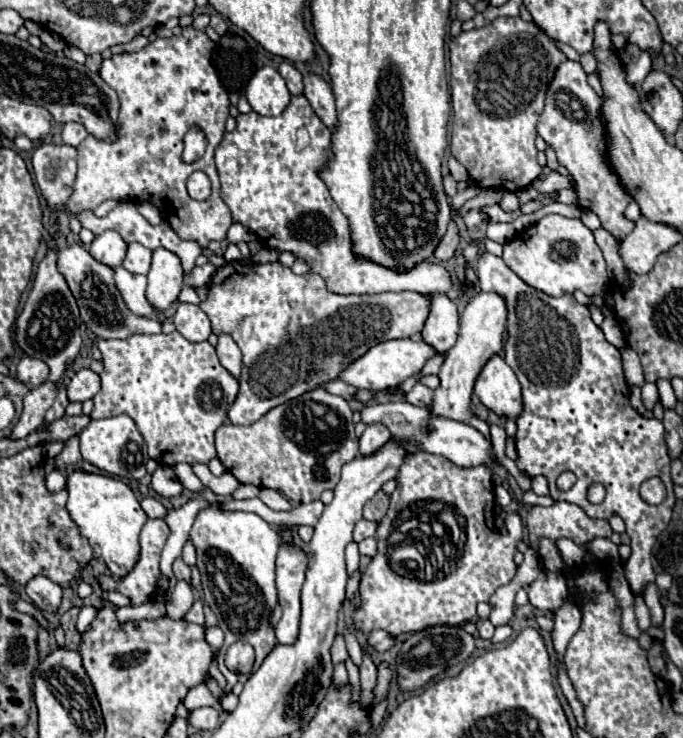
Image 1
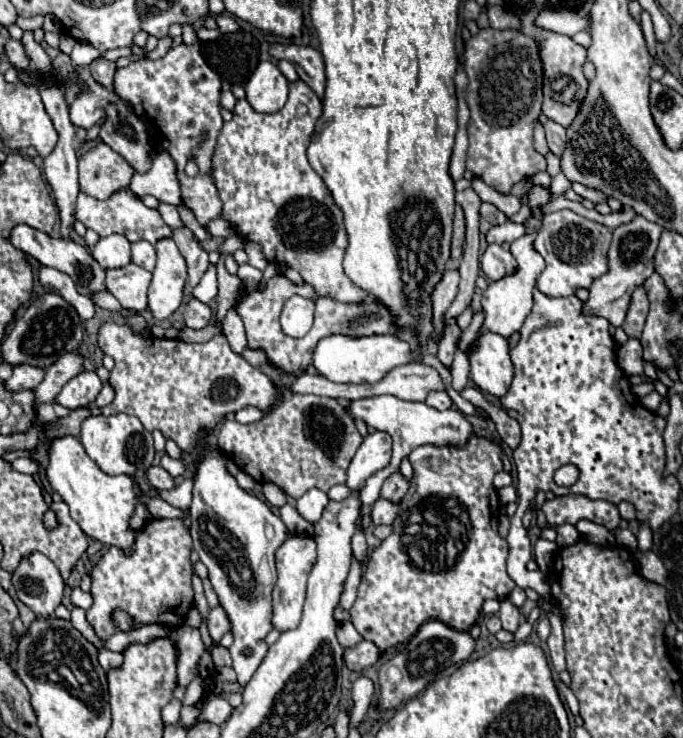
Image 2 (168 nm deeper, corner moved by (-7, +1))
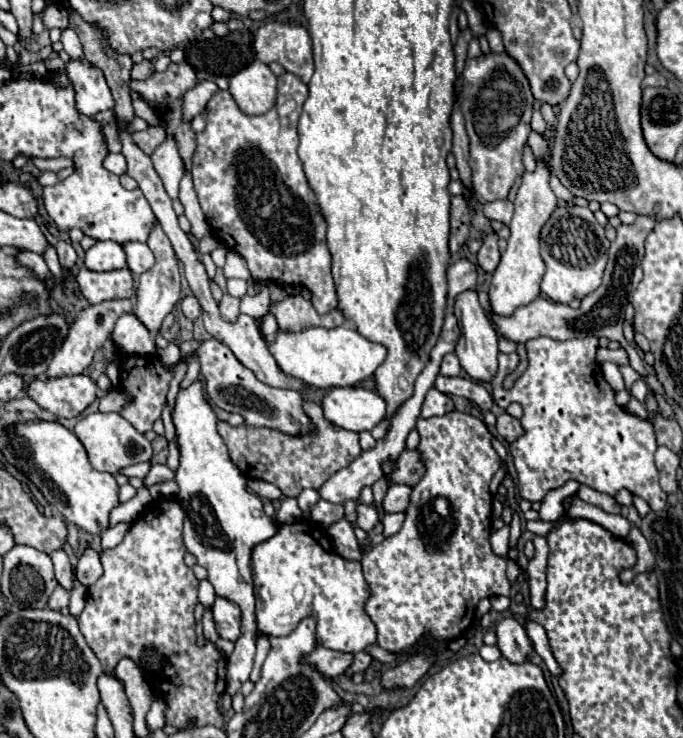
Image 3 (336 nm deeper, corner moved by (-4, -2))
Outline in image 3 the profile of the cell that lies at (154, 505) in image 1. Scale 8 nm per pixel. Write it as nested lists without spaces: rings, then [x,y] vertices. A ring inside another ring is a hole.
[[[120,523],[120,525],[116,525],[116,527],[112,527],[112,529],[106,529],[106,531],[102,531],[102,549],[112,549],[112,547],[116,547],[122,539],[124,539],[124,535],[126,535],[126,531],[128,531],[128,523]]]

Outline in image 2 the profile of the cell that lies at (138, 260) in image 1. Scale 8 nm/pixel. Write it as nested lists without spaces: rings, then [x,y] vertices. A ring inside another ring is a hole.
[[[145,240],[133,242],[131,244],[131,262],[141,266],[141,268],[153,270],[155,268],[155,248],[153,248],[153,244],[149,244]]]

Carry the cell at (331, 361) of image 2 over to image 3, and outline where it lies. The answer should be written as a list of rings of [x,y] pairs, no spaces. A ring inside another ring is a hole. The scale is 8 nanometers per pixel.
[[[347,320],[340,327],[326,329],[326,327],[308,327],[304,331],[276,331],[274,343],[268,343],[268,351],[274,355],[278,369],[302,383],[318,389],[328,387],[348,387],[356,385],[364,379],[370,379],[374,371],[386,357],[386,349],[378,343],[364,339],[352,321]]]

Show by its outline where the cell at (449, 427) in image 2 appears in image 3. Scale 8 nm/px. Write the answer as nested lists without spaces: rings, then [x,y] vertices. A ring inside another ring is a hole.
[[[362,385],[328,389],[320,407],[330,423],[356,433],[370,431],[386,415],[384,399]]]

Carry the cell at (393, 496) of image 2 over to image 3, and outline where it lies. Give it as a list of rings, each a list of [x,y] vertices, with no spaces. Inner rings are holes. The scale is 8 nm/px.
[[[404,449],[398,457],[398,465],[392,473],[392,483],[416,485],[424,473],[426,473],[426,465],[424,465],[418,449]]]

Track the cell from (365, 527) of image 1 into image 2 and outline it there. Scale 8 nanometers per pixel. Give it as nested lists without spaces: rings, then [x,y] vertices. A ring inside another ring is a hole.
[[[379,498],[373,506],[373,512],[371,512],[371,518],[373,518],[373,524],[391,524],[395,520],[399,512],[399,506],[397,504],[391,504],[389,500],[383,500]]]

